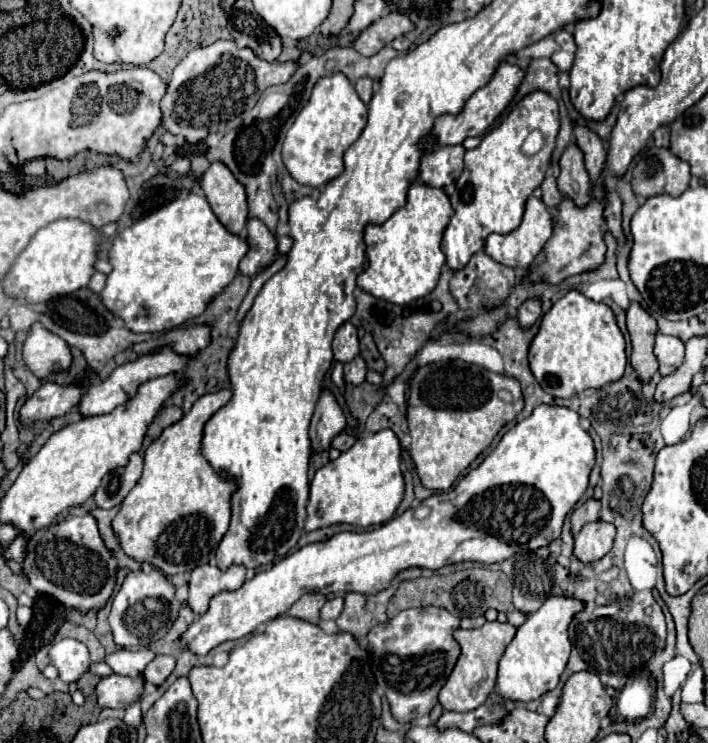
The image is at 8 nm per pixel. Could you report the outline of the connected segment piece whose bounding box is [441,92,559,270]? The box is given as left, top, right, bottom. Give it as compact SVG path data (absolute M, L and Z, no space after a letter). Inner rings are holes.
M533 92L525 96L499 126L487 132L477 148L467 150L465 168L455 184L455 192L451 194L451 206L455 212L445 228L441 242L441 250L447 256L449 268L461 270L469 258L483 248L489 234L509 234L521 224L525 200L537 186L541 186L549 168L557 132L559 106L555 98L551 98L547 92ZM529 130L541 130L545 136L543 148L533 156L525 156L521 152L521 144Z

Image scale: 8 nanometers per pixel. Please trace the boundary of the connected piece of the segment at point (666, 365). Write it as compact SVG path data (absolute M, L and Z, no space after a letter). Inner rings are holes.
M657 334L655 336L655 356L659 360L659 374L667 376L683 364L685 356L685 346L677 336L667 336L667 334Z

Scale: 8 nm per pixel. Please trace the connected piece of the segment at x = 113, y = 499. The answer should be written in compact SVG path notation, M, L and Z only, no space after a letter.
M131 454L127 466L113 470L111 474L107 474L101 480L101 484L93 496L95 506L103 508L103 510L111 510L111 508L119 506L125 500L125 496L133 490L133 486L137 484L137 480L141 476L141 468L143 468L143 456Z

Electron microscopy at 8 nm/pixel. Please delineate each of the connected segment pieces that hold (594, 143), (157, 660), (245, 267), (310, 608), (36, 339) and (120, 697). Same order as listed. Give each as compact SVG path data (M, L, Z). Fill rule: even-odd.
M573 126L573 134L579 148L585 152L585 168L589 172L589 178L595 182L605 164L605 144L587 126Z
M155 656L147 664L147 668L143 672L143 678L145 678L147 684L161 686L169 678L169 674L173 672L173 668L175 668L175 658L173 656Z
M247 220L247 244L249 252L239 264L241 274L255 276L277 258L277 240L261 220Z
M305 594L287 610L287 614L293 618L301 618L301 620L317 624L319 612L321 612L325 602L327 602L327 598L323 594Z
M35 322L23 342L23 360L37 378L45 378L53 372L67 370L71 364L71 352L63 338Z
M107 676L101 678L95 686L97 704L101 708L127 708L133 700L139 700L143 694L143 678L127 678L127 676Z

